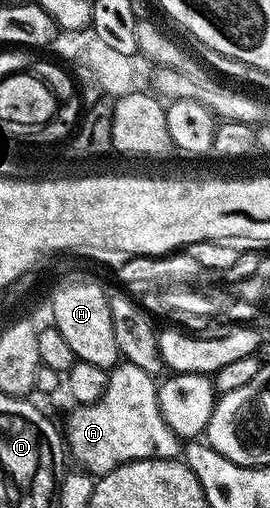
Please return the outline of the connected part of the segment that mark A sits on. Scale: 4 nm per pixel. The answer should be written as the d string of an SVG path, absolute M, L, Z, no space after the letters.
M121 361L112 367L106 384L106 392L102 392L102 396L94 404L77 405L76 411L68 418L66 450L69 455L72 453L72 458L80 465L77 467L81 471L93 476L103 476L109 474L114 468L123 466L126 462L137 462L143 458L176 460L181 457L182 439L169 428L162 416L162 412L158 408L157 389L157 379L151 374L142 372L142 368L138 368L138 364Z

